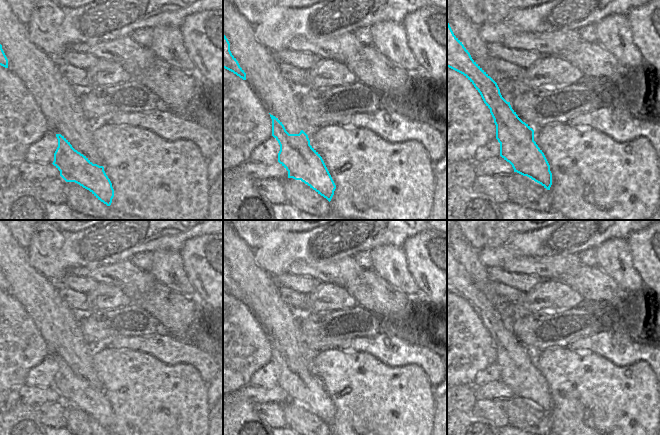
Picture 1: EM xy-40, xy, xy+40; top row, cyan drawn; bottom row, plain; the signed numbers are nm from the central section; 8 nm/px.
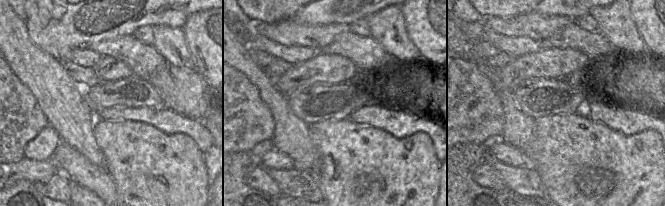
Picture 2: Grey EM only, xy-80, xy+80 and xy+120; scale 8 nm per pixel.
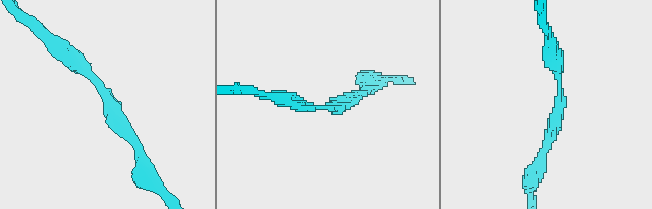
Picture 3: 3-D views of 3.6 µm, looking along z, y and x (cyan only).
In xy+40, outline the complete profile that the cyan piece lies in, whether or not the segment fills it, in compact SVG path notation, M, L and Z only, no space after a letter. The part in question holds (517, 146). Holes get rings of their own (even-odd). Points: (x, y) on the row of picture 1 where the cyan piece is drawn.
M447 20L447 67L463 74L480 93L496 125L496 139L500 143L500 156L509 162L514 172L527 176L547 190L552 185L550 165L534 141L534 130L523 122L501 95L497 83L472 59L462 42L454 35Z

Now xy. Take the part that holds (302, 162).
M271 114L270 117L272 119L272 136L280 145L278 162L288 171L288 178L301 180L330 202L334 195L336 185L322 157L310 145L308 135L303 130L299 134L289 134L278 118Z

